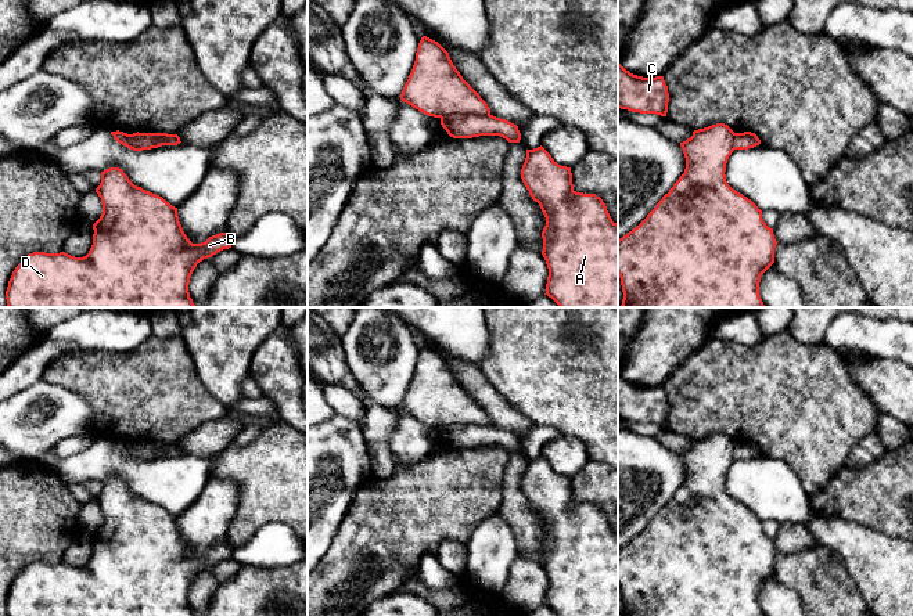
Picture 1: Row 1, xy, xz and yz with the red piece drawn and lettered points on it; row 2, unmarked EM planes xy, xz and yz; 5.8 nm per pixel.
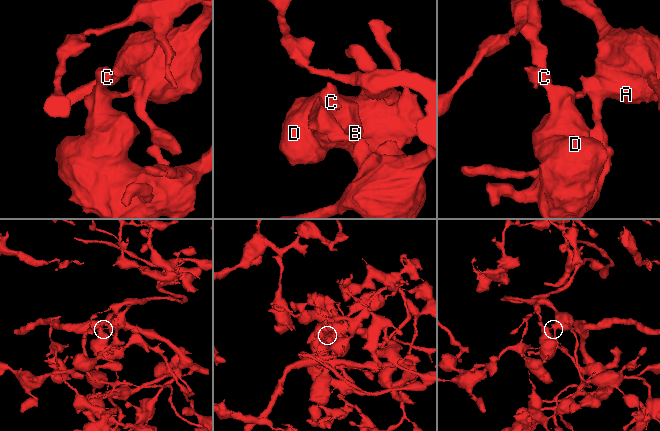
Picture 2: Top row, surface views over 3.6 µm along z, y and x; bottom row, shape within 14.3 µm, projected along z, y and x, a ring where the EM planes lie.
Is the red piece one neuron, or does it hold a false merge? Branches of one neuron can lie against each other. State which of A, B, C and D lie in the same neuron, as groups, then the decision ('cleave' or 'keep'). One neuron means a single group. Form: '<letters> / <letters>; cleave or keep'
A B C D; keep

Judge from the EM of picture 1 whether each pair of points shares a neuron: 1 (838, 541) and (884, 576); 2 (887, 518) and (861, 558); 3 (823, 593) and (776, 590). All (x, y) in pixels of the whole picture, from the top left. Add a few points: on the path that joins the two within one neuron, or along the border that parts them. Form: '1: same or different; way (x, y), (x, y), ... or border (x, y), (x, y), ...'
1: same; way (849, 541), (873, 565)
2: different; border (848, 519), (898, 539)
3: different; border (773, 573), (779, 580), (791, 587), (802, 601)

